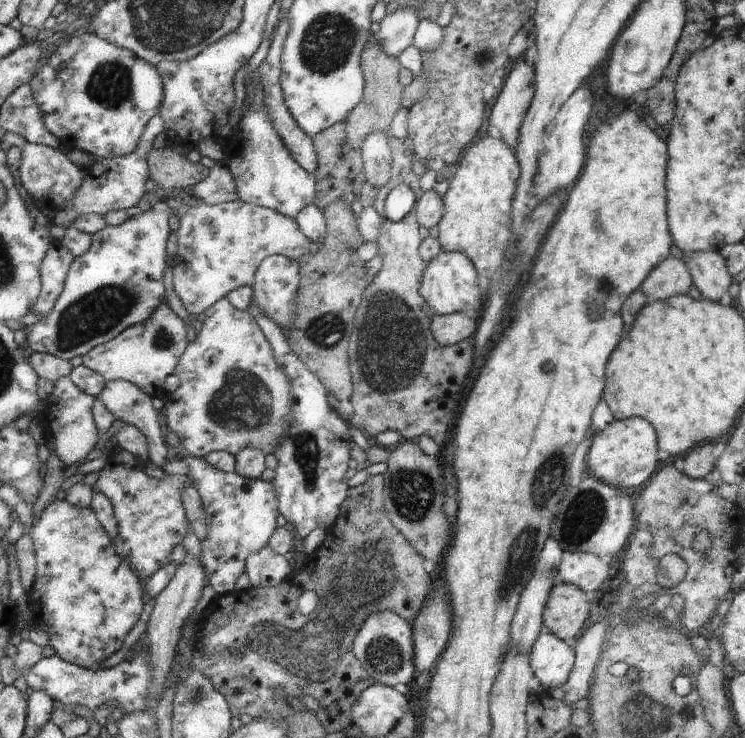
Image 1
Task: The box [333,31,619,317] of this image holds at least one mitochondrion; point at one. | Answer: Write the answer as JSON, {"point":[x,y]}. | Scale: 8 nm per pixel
{"point":[484,57]}

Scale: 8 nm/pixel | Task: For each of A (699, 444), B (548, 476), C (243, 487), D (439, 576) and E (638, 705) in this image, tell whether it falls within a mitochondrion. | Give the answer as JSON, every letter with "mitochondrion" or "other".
{"A":"other","B":"mitochondrion","C":"other","D":"other","E":"mitochondrion"}

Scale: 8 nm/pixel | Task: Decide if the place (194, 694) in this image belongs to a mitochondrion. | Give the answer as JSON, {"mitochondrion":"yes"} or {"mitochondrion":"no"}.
{"mitochondrion":"yes"}

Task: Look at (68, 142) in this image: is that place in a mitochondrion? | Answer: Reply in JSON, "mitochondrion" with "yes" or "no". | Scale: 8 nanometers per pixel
{"mitochondrion":"no"}

